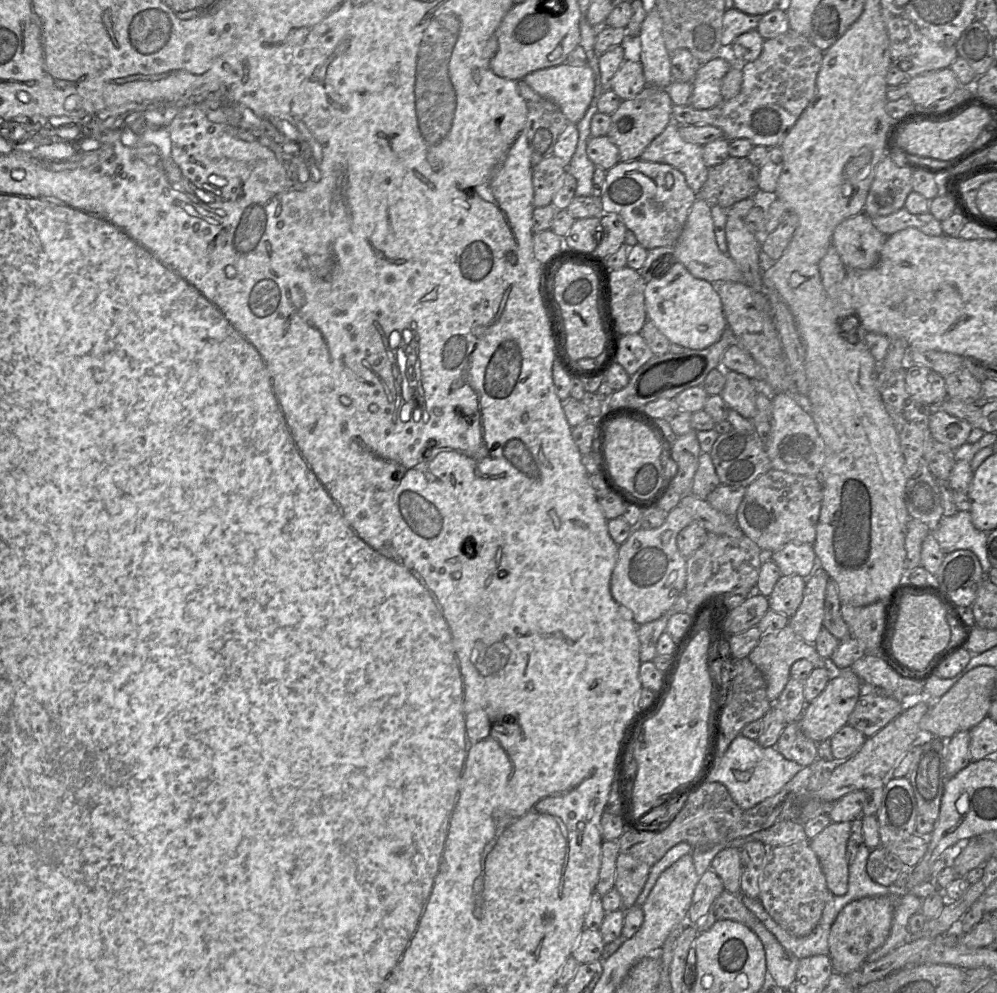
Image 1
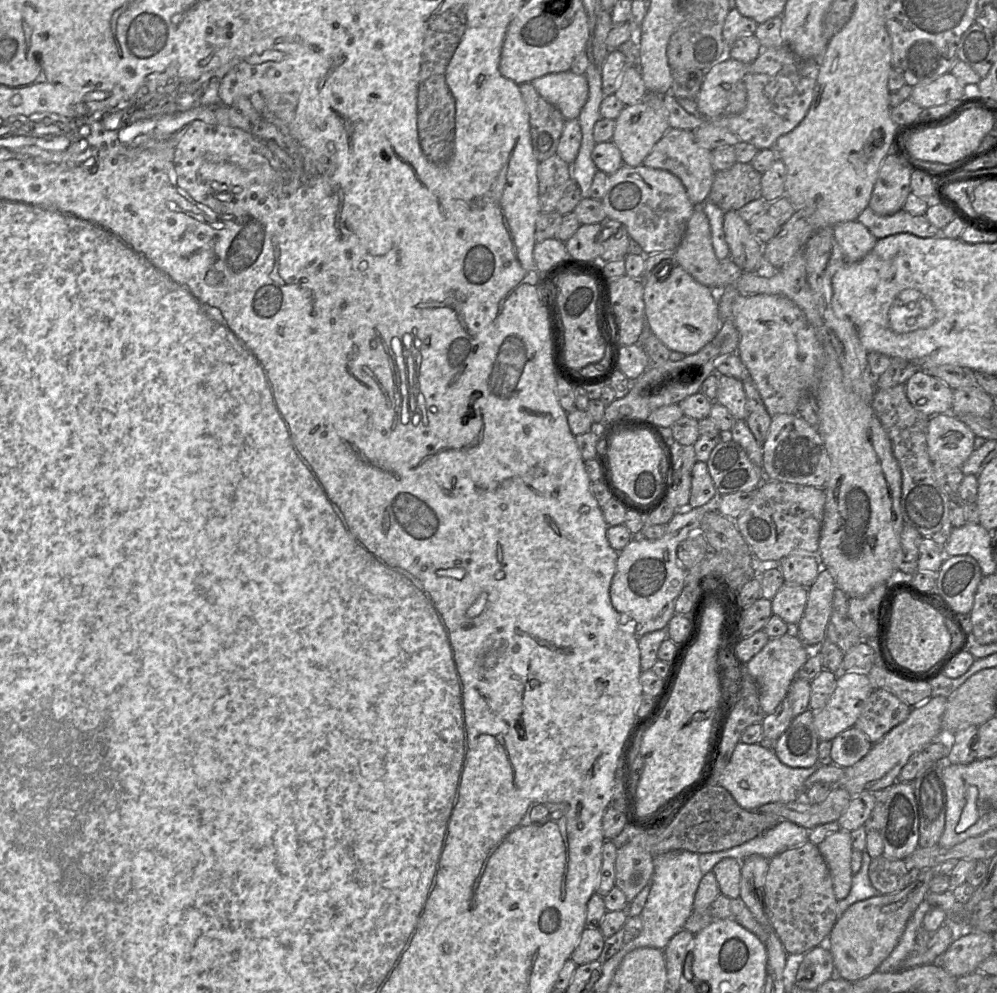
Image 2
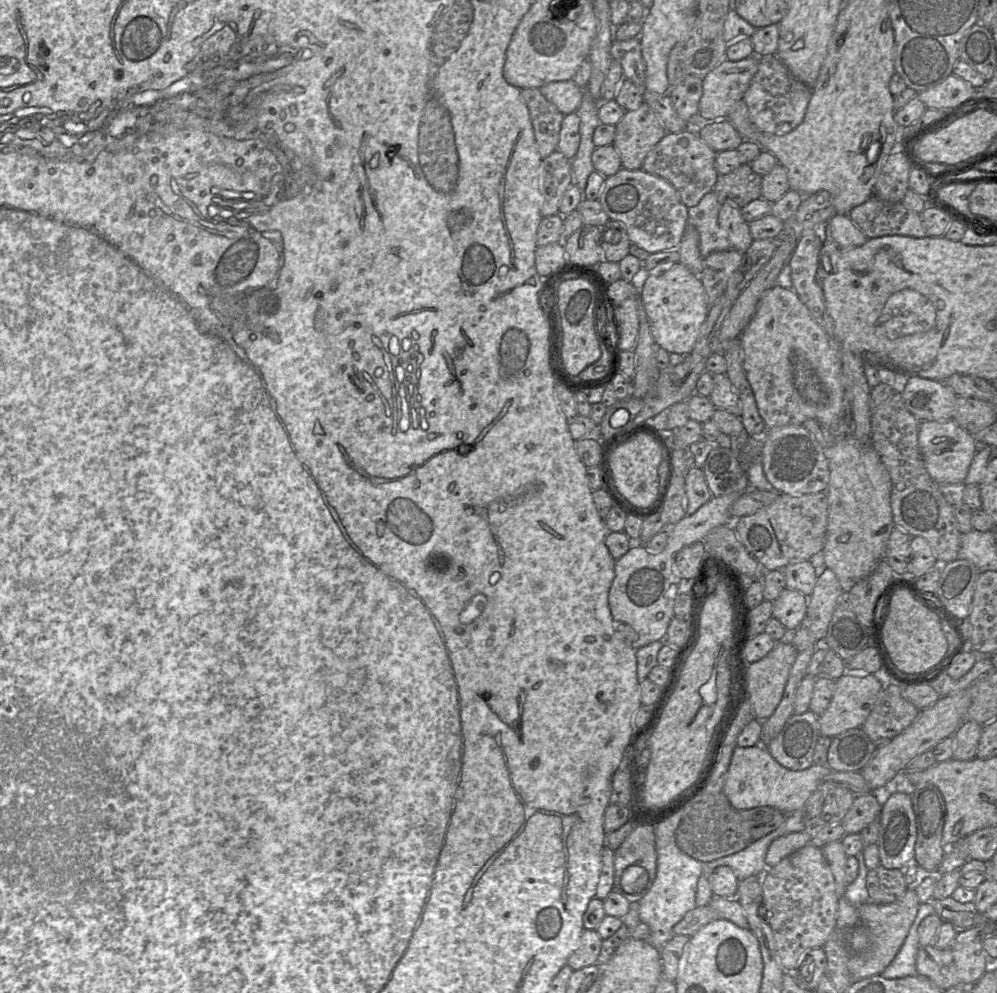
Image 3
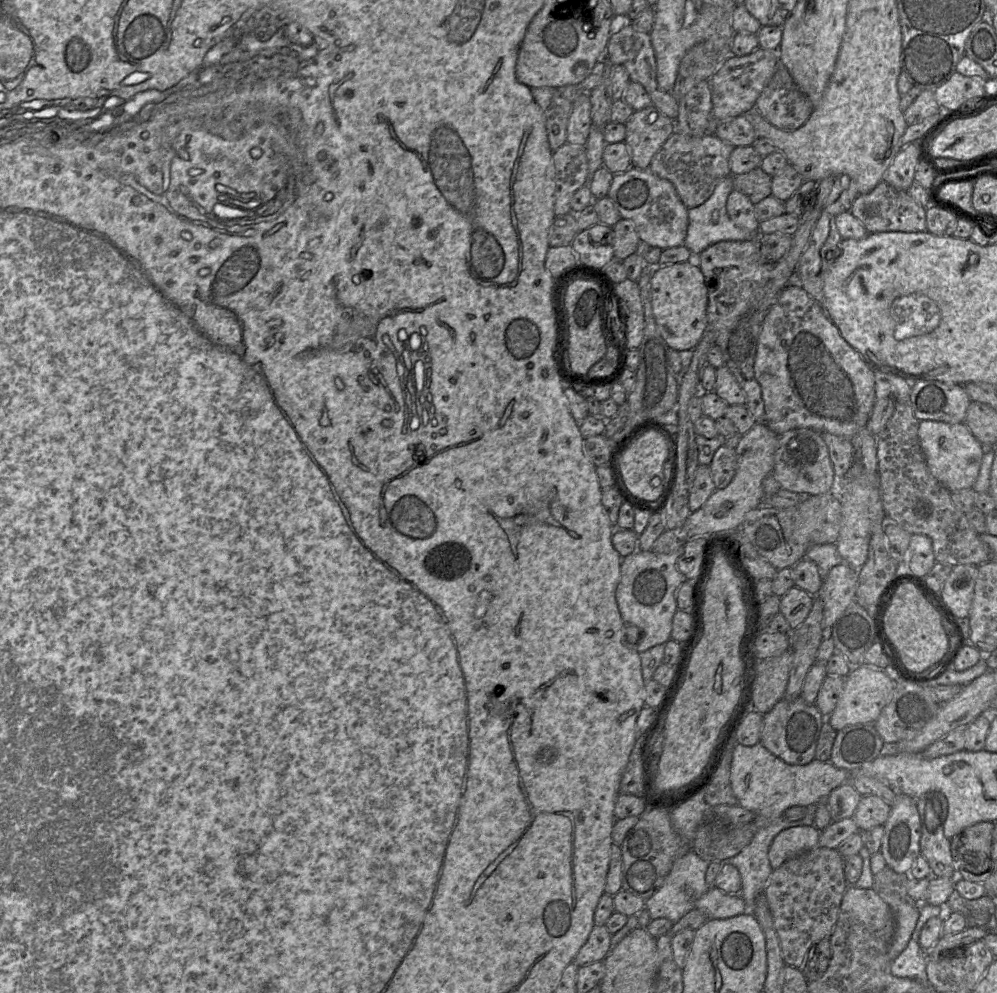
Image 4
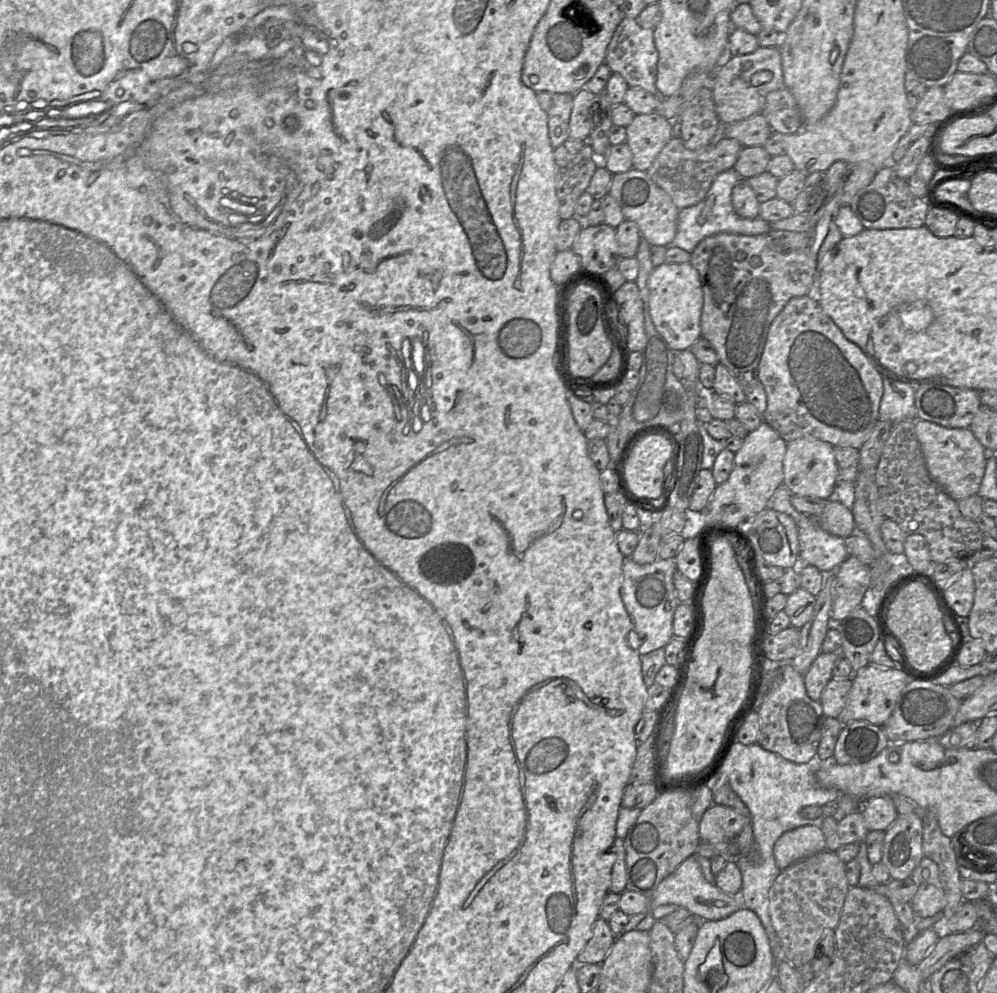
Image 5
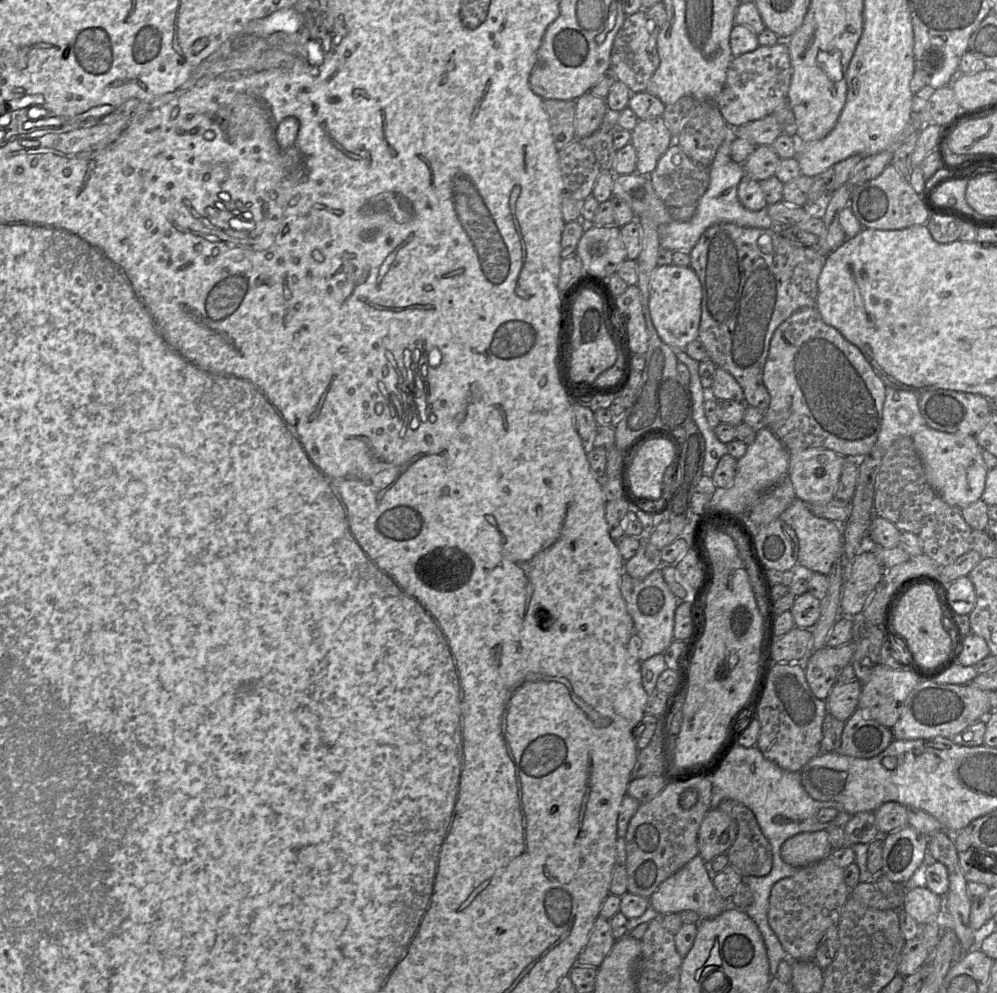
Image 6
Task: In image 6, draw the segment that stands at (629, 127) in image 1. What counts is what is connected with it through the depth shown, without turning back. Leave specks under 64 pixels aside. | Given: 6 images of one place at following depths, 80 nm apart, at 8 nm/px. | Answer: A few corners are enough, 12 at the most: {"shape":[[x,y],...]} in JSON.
{"shape":[[661,116],[639,120],[630,141],[649,176],[673,141]]}

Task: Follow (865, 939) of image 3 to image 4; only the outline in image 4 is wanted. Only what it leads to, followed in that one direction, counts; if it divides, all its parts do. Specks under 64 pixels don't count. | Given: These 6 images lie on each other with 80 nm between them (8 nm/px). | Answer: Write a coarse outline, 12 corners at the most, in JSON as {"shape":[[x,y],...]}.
{"shape":[[913,901],[895,914],[891,961],[906,948],[920,915]]}

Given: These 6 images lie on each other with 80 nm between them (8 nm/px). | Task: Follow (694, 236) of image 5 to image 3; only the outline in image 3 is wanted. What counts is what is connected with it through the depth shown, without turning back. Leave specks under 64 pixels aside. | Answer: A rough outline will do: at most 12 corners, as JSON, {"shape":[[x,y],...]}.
{"shape":[[714,191],[688,211],[703,258],[732,249]]}

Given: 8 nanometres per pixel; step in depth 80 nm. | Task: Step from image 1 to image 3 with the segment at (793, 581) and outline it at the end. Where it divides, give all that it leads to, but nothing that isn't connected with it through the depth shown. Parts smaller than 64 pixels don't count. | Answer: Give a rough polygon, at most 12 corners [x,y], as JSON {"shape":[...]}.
{"shape":[[785,587],[772,617],[794,632],[807,613],[808,596]]}

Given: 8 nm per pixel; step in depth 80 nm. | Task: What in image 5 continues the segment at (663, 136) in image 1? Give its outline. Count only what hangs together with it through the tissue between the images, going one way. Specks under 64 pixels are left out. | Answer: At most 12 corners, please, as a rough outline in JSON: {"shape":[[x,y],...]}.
{"shape":[[672,137],[647,174],[681,210],[734,168],[743,146],[693,151]]}

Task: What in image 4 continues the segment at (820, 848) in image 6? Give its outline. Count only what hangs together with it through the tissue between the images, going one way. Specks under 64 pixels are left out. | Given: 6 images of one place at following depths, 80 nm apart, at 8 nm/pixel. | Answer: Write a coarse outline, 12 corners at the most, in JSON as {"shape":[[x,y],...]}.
{"shape":[[814,826],[782,830],[768,852],[773,870],[818,846]]}

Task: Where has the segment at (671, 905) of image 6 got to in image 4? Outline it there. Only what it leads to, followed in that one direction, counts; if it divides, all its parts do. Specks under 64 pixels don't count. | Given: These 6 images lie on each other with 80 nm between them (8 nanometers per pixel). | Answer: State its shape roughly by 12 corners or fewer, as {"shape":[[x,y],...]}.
{"shape":[[715,886],[696,901],[709,919],[752,913],[741,895]]}

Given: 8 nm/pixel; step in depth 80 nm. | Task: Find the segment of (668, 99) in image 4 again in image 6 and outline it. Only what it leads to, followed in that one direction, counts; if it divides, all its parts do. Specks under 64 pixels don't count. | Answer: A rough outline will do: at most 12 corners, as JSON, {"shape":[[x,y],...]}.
{"shape":[[646,9],[627,15],[610,69],[631,94],[660,64],[659,27]]}

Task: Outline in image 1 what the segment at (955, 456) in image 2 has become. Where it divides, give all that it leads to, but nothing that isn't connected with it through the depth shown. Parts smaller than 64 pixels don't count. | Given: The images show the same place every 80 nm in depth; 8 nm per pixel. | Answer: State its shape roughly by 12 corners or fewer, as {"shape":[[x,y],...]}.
{"shape":[[933,409],[932,437],[952,450],[967,443],[969,422]]}

